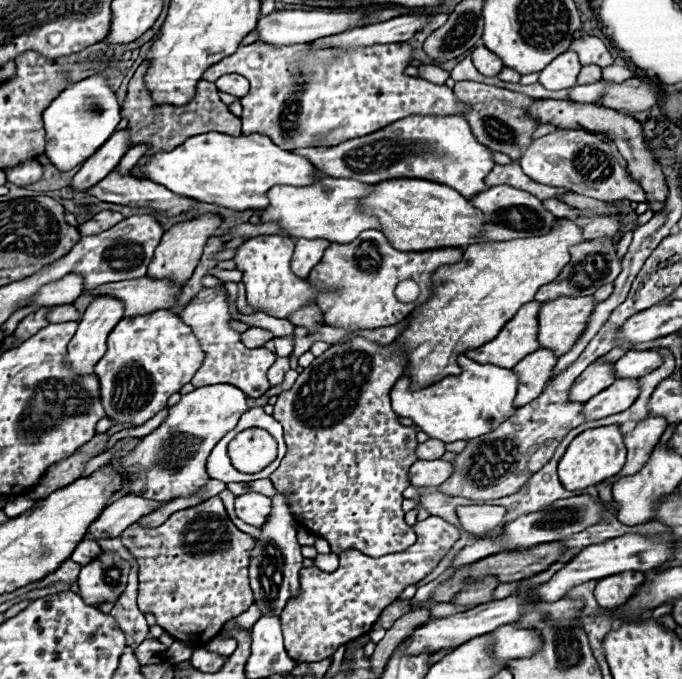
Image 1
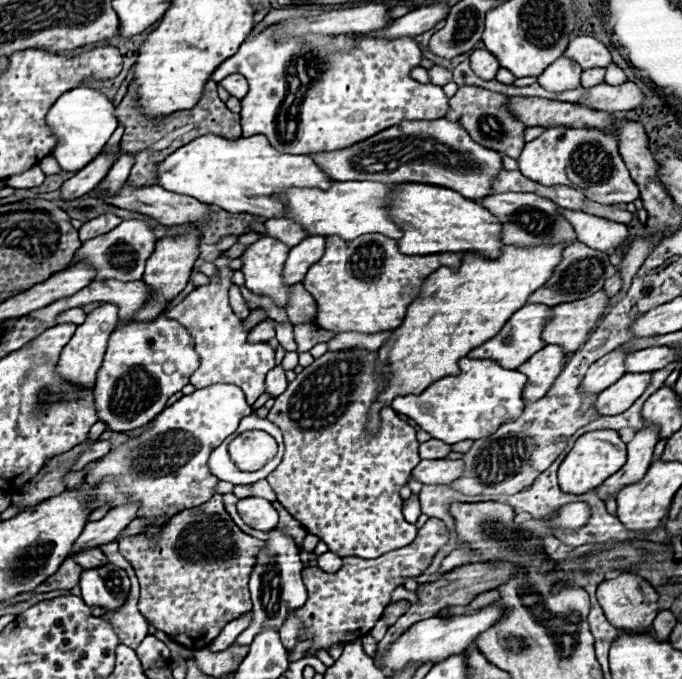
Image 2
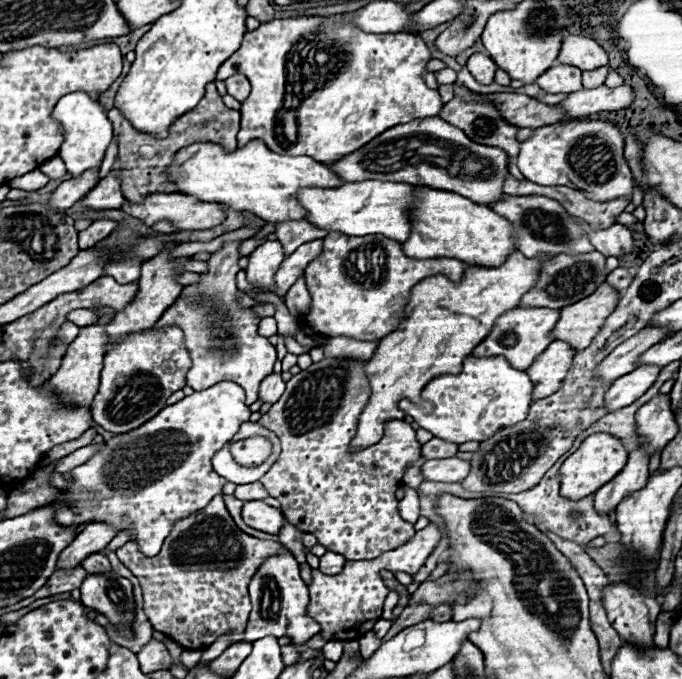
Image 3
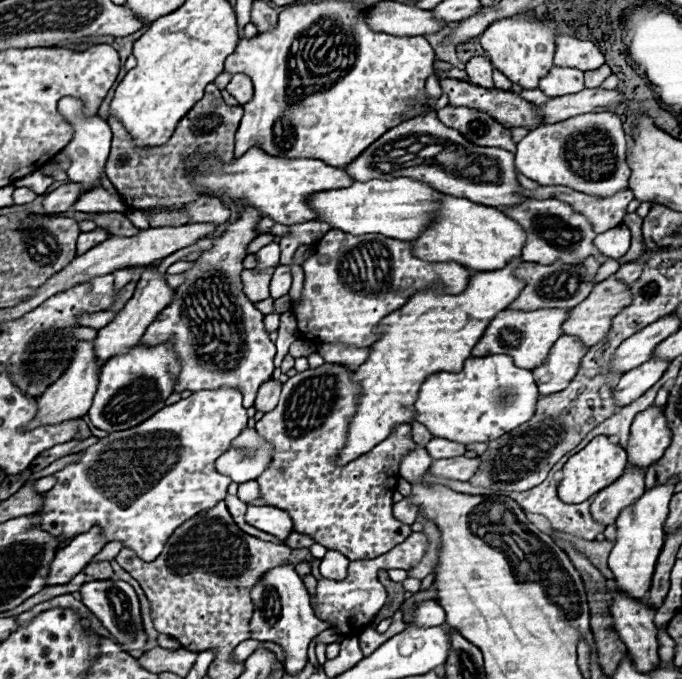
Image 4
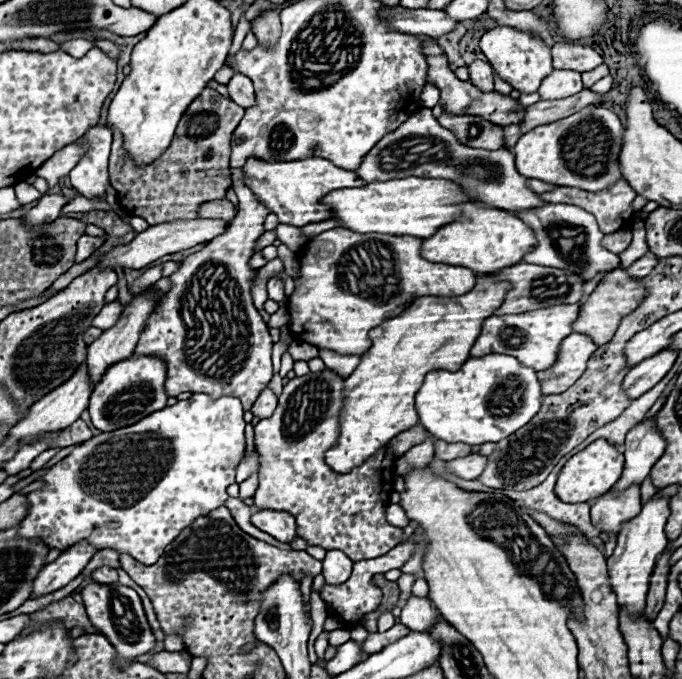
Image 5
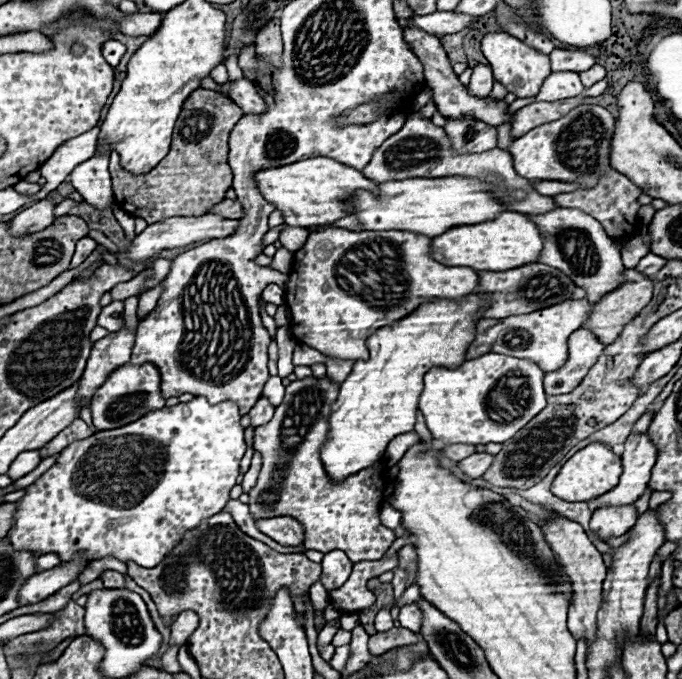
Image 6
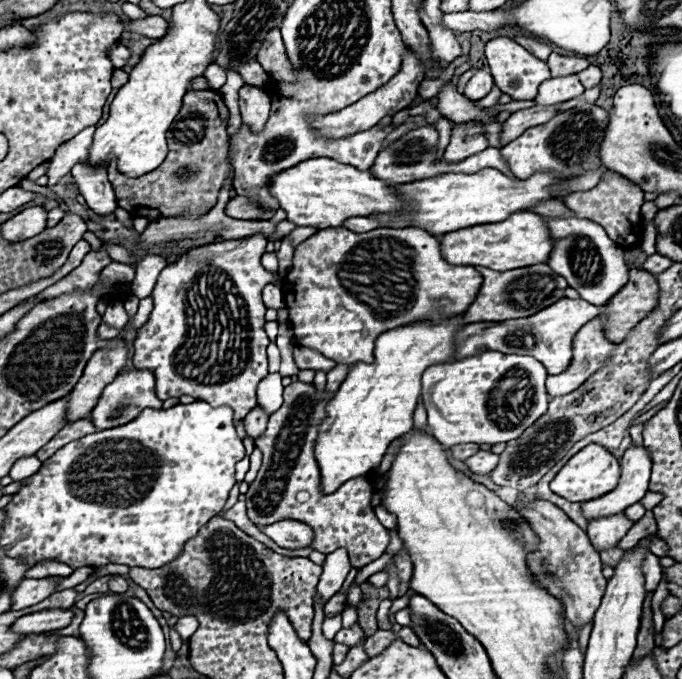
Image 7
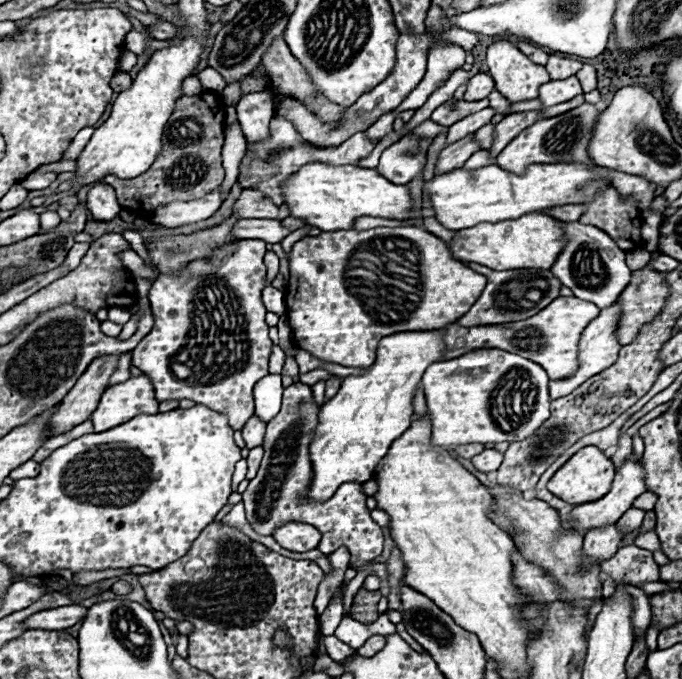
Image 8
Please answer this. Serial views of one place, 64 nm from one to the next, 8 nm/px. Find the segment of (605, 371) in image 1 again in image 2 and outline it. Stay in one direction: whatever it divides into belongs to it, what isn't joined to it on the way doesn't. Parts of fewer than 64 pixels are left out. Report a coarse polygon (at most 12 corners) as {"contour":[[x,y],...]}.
{"contour":[[614,350],[596,360],[580,384],[598,394],[626,374],[628,354]]}

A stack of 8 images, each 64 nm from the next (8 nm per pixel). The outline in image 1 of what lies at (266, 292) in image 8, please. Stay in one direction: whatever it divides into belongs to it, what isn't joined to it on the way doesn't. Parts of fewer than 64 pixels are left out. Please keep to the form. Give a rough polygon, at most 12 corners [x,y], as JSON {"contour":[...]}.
{"contour":[[328,240],[296,242],[292,272],[306,278],[322,260]]}

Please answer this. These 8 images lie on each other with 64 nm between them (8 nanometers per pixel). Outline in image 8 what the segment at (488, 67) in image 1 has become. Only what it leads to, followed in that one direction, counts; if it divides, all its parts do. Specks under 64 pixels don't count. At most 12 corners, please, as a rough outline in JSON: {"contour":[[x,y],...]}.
{"contour":[[486,72],[468,80],[464,100],[482,100],[494,90]]}

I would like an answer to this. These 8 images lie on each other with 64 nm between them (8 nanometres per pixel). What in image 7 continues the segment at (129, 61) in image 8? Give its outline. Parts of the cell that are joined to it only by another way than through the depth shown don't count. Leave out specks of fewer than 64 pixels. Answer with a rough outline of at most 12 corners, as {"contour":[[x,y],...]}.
{"contour":[[121,43],[108,51],[113,66],[122,69],[130,59]]}

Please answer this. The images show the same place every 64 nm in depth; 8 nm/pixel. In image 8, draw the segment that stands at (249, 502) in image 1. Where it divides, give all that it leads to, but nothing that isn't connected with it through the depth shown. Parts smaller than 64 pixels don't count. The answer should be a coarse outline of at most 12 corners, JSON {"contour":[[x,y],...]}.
{"contour":[[286,522],[272,538],[286,550],[308,552],[320,532],[304,522]]}

